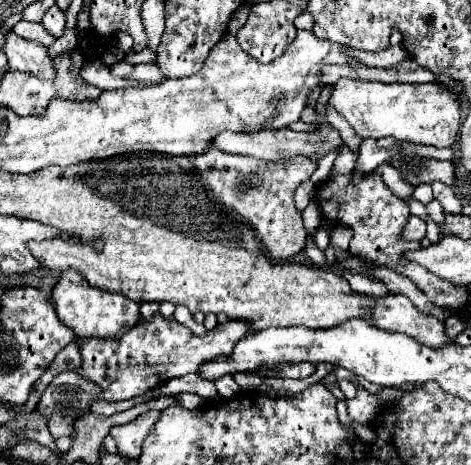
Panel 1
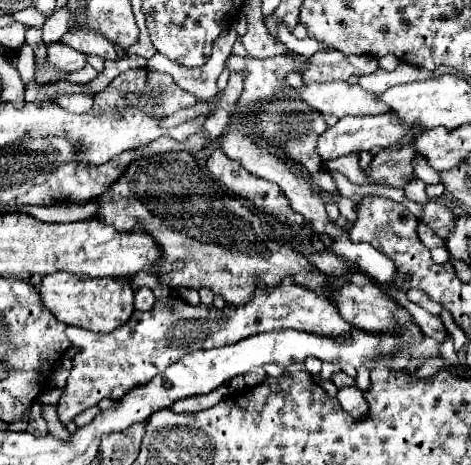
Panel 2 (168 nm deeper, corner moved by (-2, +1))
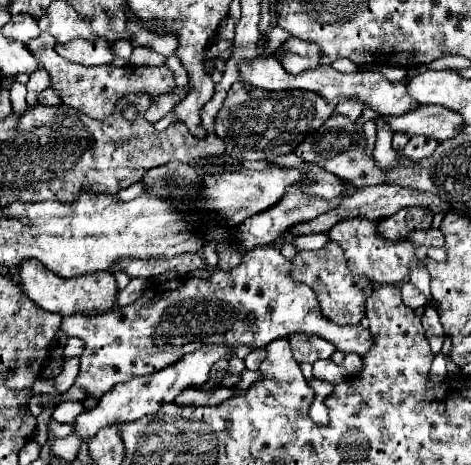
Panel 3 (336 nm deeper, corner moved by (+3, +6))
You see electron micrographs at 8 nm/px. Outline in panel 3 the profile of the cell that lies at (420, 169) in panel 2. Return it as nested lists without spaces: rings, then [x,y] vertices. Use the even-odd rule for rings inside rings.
[[[412,136],[410,142],[404,146],[404,154],[410,160],[422,160],[426,156],[430,156],[436,150],[438,142],[434,138],[426,138],[426,136]]]

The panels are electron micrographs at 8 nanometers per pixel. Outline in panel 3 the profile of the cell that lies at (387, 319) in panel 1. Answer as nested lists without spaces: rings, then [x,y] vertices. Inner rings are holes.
[[[328,242],[320,250],[298,252],[292,258],[290,276],[296,282],[302,282],[316,292],[322,316],[326,316],[334,324],[360,324],[360,320],[366,316],[364,304],[366,304],[366,298],[370,296],[370,280],[366,276],[350,274],[342,248],[336,242]]]

